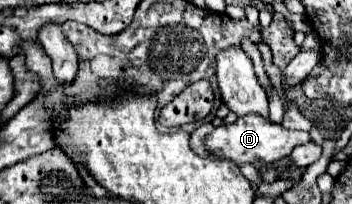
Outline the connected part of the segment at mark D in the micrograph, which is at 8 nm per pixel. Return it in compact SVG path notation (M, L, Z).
M246 115L232 125L222 125L222 127L216 127L212 133L208 133L204 137L204 147L216 159L228 159L228 161L234 161L236 165L242 165L242 163L254 165L258 161L266 161L266 165L270 165L288 157L294 147L308 141L312 139L310 139L310 133L306 131L288 131L282 125L266 121L258 115Z

